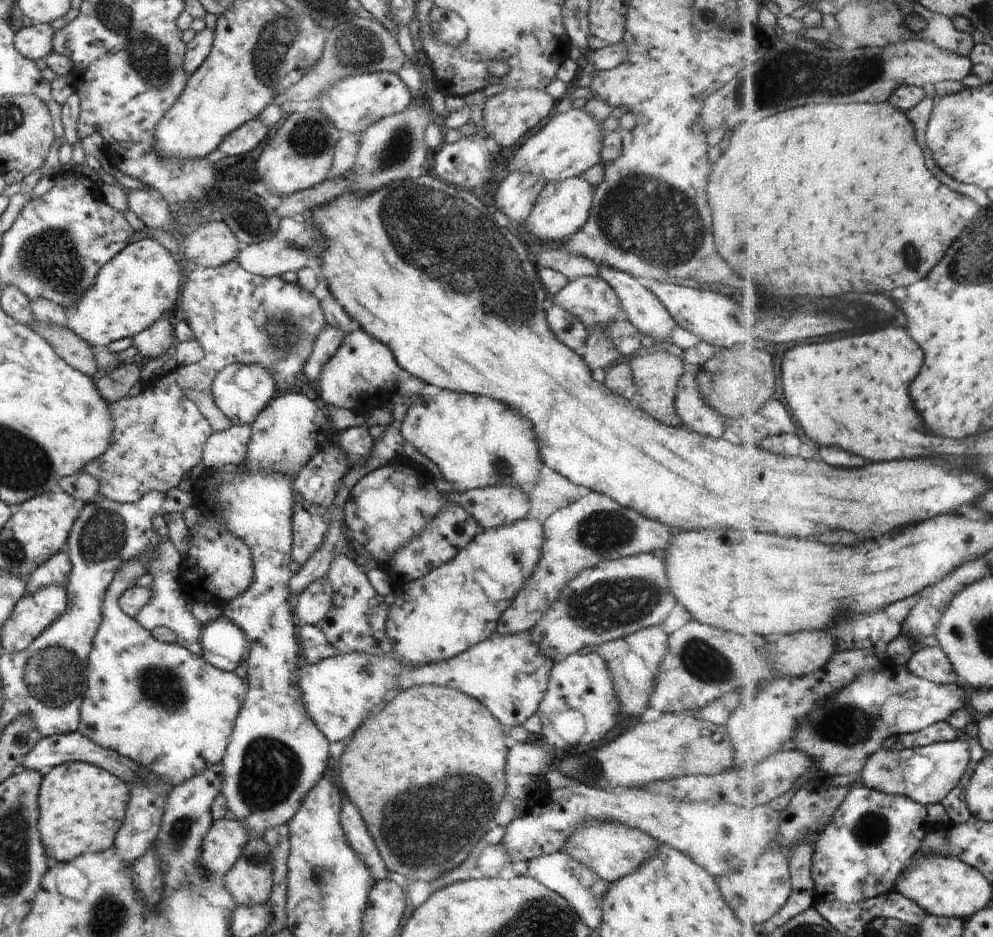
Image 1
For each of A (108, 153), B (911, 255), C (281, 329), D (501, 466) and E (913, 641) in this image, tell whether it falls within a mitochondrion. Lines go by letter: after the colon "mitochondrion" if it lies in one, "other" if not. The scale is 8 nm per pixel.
A: other
B: mitochondrion
C: mitochondrion
D: mitochondrion
E: other

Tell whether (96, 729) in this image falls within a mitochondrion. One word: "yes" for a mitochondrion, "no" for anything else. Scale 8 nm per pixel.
no

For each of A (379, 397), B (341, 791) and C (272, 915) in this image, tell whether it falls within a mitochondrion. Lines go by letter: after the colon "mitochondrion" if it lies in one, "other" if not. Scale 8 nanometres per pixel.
A: other
B: other
C: other

